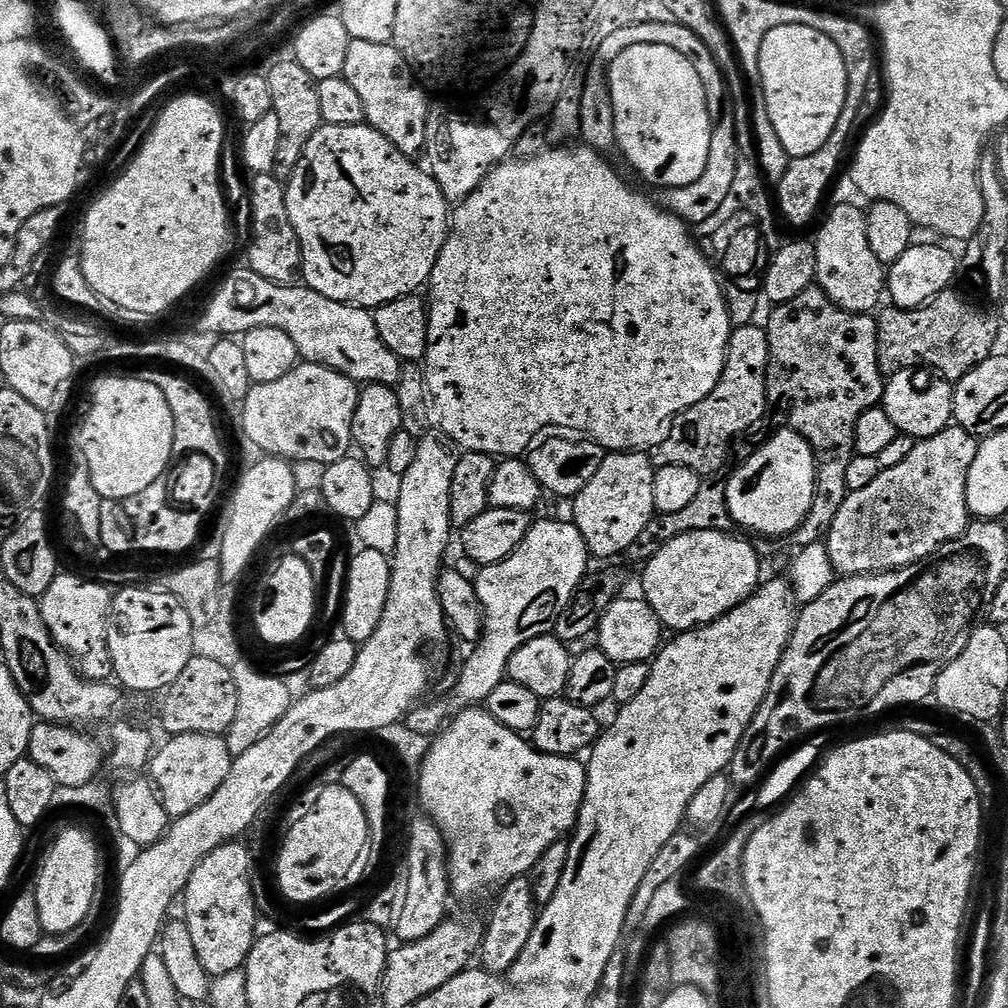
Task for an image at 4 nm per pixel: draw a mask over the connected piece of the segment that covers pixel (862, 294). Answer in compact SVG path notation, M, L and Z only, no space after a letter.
M840 204L830 209L828 217L822 220L819 221L820 229L814 235L815 283L842 310L875 313L881 307L880 299L883 301L886 296L886 265L870 247L865 209L855 208L852 204Z

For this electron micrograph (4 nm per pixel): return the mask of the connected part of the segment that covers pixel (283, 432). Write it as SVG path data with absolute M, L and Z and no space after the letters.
M307 362L297 363L295 368L290 370L290 374L285 374L282 378L277 378L275 382L262 382L261 384L253 384L251 390L246 394L240 420L244 423L244 432L248 435L248 440L256 448L261 448L261 453L267 454L272 458L279 458L289 462L297 462L301 460L304 464L320 464L319 466L327 466L344 459L353 451L352 427L354 426L354 410L358 410L358 398L360 397L360 388L357 381L351 380L349 376L343 376L341 372L330 370L321 364L309 364Z

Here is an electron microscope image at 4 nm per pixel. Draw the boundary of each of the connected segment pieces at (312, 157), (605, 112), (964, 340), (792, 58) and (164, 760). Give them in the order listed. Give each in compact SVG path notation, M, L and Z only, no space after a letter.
M367 122L358 126L330 126L324 124L310 138L306 150L302 150L302 158L294 170L294 174L286 182L286 210L290 214L290 222L294 226L294 234L300 243L300 262L302 265L302 280L307 287L318 294L330 298L334 302L354 304L358 308L375 310L386 302L394 302L403 296L419 293L427 285L432 276L434 266L442 254L442 246L448 237L450 227L450 201L442 194L436 179L431 172L416 165L413 157L402 154L378 130L374 130Z
M639 23L638 26L626 26L620 30L614 30L606 38L600 40L592 56L592 65L586 70L586 76L582 79L581 94L581 141L589 148L603 156L611 156L617 153L617 136L614 130L614 118L612 95L609 92L608 68L623 51L638 45L656 45L672 47L672 28L677 28L679 23Z
M955 289L938 293L921 308L886 308L876 320L879 370L886 378L926 364L936 370L941 379L955 384L995 351L999 319L968 304Z
M787 24L778 26L778 30L770 30L760 51L760 85L770 122L774 122L774 131L778 133L778 142L782 142L790 158L806 158L826 146L826 138L830 138L830 134L834 134L834 126L838 126L848 93L846 62L834 41L826 38L826 34L801 24Z
M182 734L165 741L161 748L159 745L155 749L150 761L150 779L166 814L175 818L190 814L190 810L202 806L202 802L206 802L206 798L210 798L210 794L226 782L233 757L224 736Z

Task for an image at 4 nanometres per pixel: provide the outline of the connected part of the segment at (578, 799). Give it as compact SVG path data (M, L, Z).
M473 706L457 711L455 714L457 716L446 724L443 731L431 741L428 754L418 769L420 804L429 812L425 813L444 837L451 895L453 897L461 896L464 900L480 900L483 896L490 895L489 897L491 897L493 894L499 893L504 885L514 879L527 877L535 868L538 858L542 858L542 854L546 854L546 850L550 850L550 846L554 846L554 842L565 839L575 829L588 785L588 769L579 759L570 756L551 756L545 752L539 752L521 733L502 726L502 722L495 720L483 707Z

